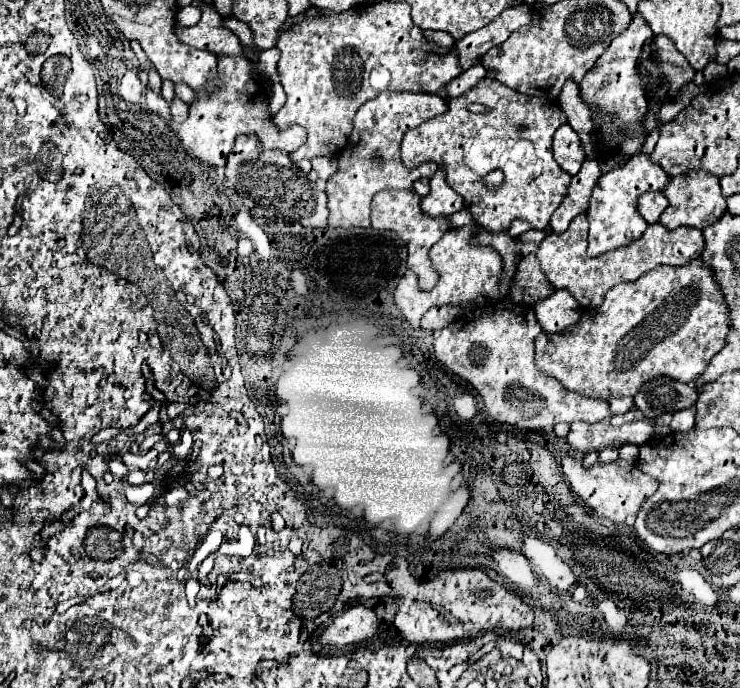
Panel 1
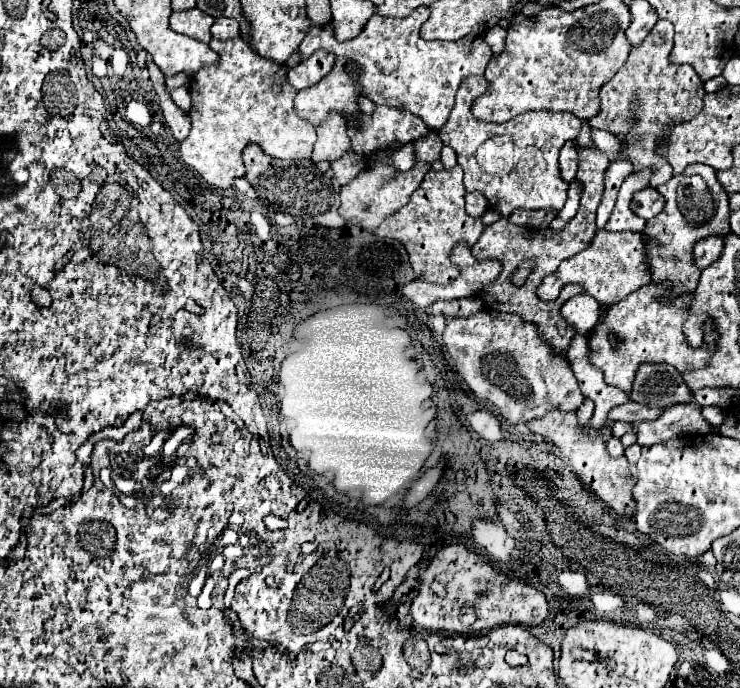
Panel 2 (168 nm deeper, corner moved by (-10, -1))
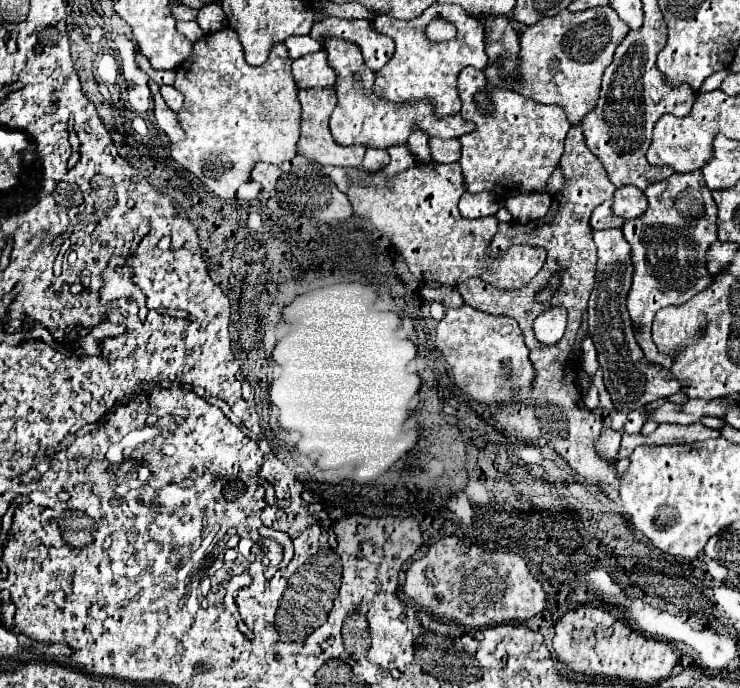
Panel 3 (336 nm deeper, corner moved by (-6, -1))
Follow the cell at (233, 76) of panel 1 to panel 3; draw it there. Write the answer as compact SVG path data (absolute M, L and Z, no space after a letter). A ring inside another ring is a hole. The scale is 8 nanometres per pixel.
M226 28L216 34L206 34L194 44L194 56L178 68L174 88L184 94L184 106L178 112L178 120L186 132L186 140L172 144L172 158L194 176L198 176L216 196L232 198L242 182L250 178L250 170L256 162L282 164L298 154L300 140L300 102L298 86L290 72L292 60L286 54L284 44L276 44L270 58L262 66L246 66L242 45L234 30Z

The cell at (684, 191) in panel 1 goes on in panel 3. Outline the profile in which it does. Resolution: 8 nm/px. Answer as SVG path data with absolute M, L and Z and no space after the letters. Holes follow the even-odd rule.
M700 170L672 174L670 178L646 188L644 194L648 196L650 204L648 210L640 218L626 220L622 226L624 238L632 248L634 266L632 288L626 300L634 322L632 326L636 330L636 340L646 358L654 364L670 368L670 356L662 356L662 352L658 352L658 348L652 344L650 326L660 308L684 304L690 300L690 296L702 292L706 282L712 280L710 272L702 264L708 246L718 240L718 206Z

